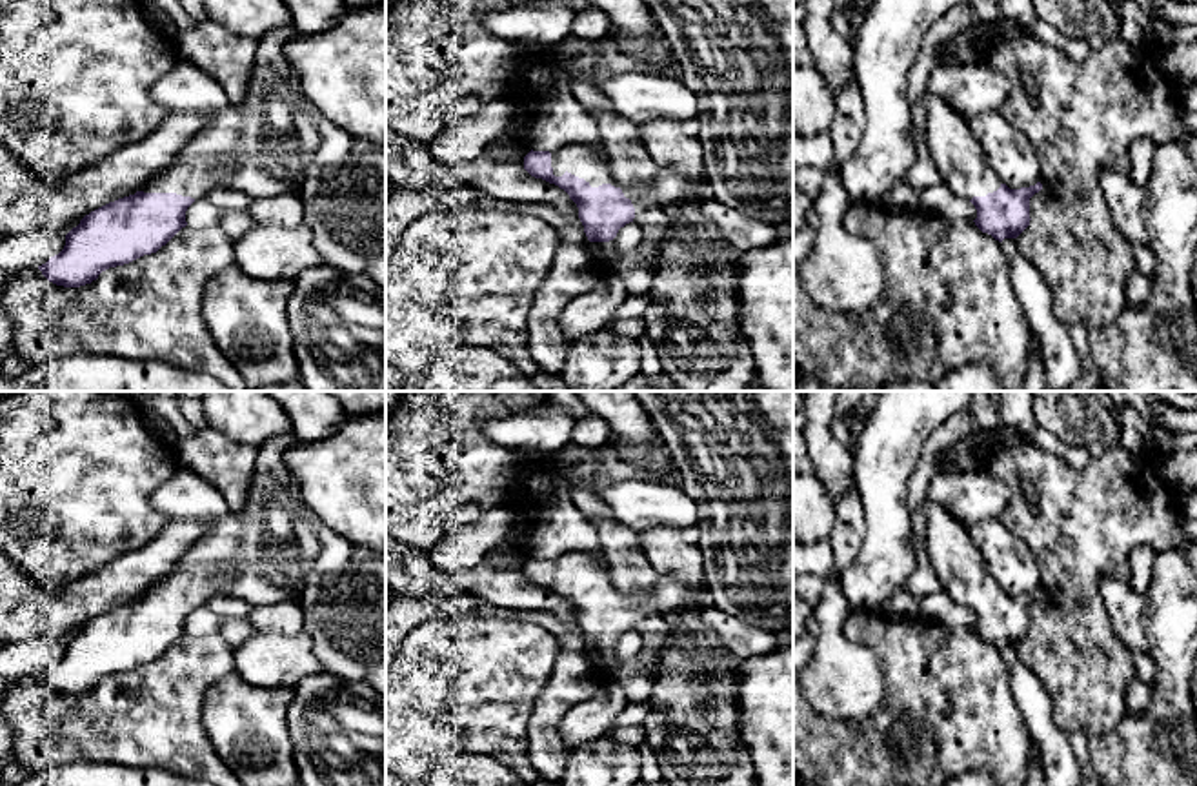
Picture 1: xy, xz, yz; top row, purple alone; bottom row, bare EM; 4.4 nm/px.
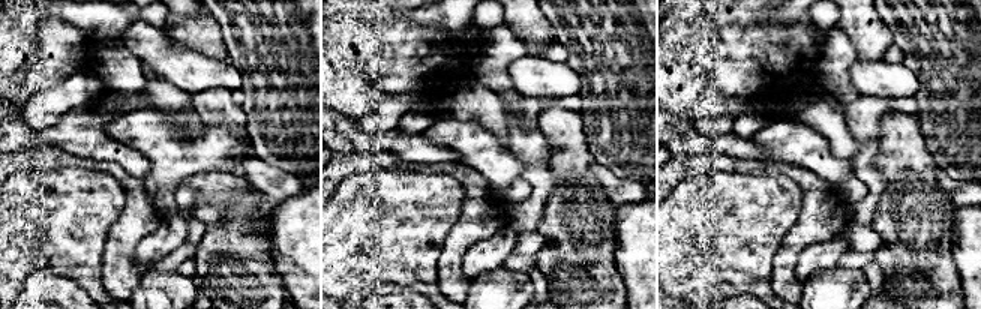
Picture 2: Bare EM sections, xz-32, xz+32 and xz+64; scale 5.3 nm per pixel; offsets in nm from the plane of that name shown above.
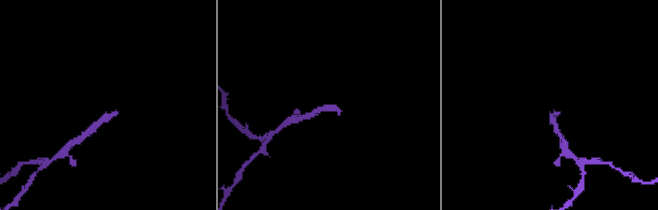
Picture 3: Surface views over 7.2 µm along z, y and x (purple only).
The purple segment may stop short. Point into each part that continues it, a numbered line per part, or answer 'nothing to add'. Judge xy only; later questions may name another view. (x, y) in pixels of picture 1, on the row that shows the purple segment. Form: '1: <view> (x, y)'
1: xy (275, 137)

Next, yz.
1: yz (961, 162)

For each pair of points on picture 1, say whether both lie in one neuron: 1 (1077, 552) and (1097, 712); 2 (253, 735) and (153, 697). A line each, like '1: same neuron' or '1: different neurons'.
1: same neuron
2: different neurons

